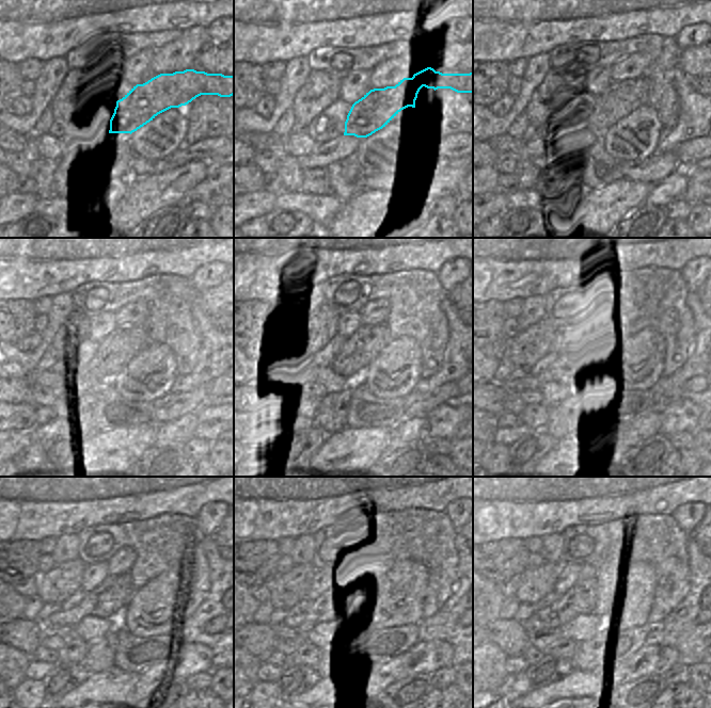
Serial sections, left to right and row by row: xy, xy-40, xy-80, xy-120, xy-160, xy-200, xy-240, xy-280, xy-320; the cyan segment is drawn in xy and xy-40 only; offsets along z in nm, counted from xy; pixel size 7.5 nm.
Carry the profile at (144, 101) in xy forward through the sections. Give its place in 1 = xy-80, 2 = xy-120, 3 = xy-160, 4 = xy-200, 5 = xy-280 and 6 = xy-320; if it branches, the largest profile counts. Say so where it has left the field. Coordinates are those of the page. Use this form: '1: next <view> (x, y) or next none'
1: next xy-80 (614, 102)
2: next xy-120 (115, 351)
3: next xy-160 (360, 349)
4: next xy-200 (587, 359)
5: next xy-280 (346, 598)
6: next xy-320 (580, 599)

